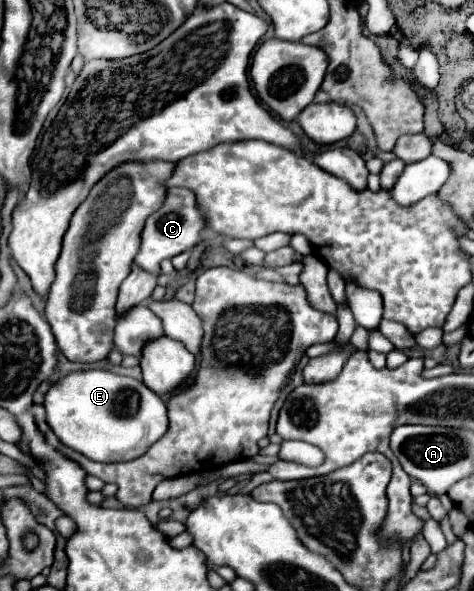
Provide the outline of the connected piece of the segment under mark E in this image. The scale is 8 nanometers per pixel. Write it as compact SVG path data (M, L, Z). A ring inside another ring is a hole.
M108 370L72 372L60 378L44 398L54 434L76 452L98 462L124 462L142 456L168 430L166 404L140 380Z

